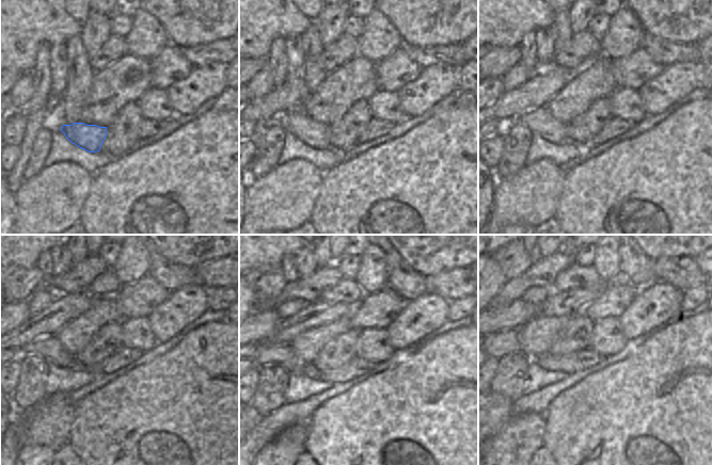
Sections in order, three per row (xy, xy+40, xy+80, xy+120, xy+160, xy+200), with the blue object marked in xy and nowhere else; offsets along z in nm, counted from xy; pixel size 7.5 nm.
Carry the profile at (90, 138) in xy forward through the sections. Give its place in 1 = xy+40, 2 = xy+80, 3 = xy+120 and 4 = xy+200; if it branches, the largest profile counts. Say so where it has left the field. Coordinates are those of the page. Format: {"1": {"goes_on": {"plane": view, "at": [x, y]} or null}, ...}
{"1": {"goes_on": {"plane": "xy+40", "at": [315, 134]}}, "2": {"goes_on": {"plane": "xy+80", "at": [538, 121]}}, "3": {"goes_on": {"plane": "xy+120", "at": [63, 359]}}, "4": {"goes_on": {"plane": "xy+200", "at": [538, 350]}}}

